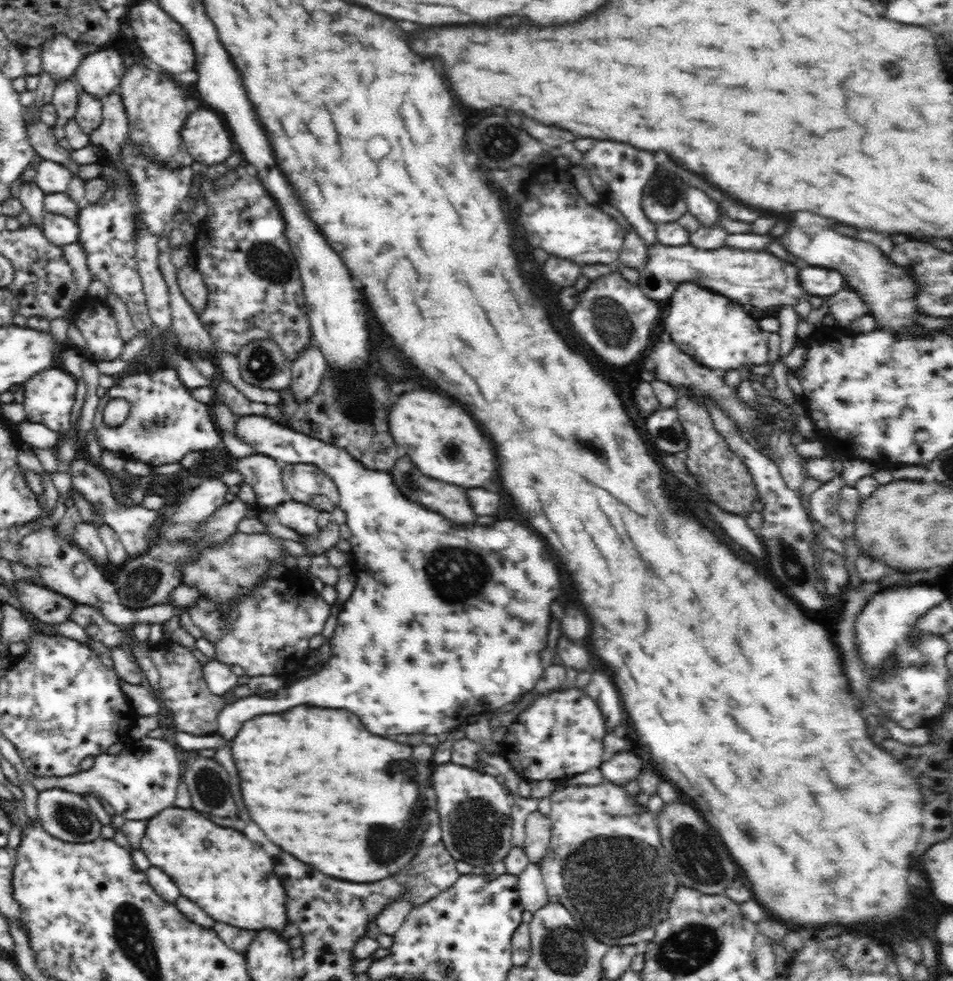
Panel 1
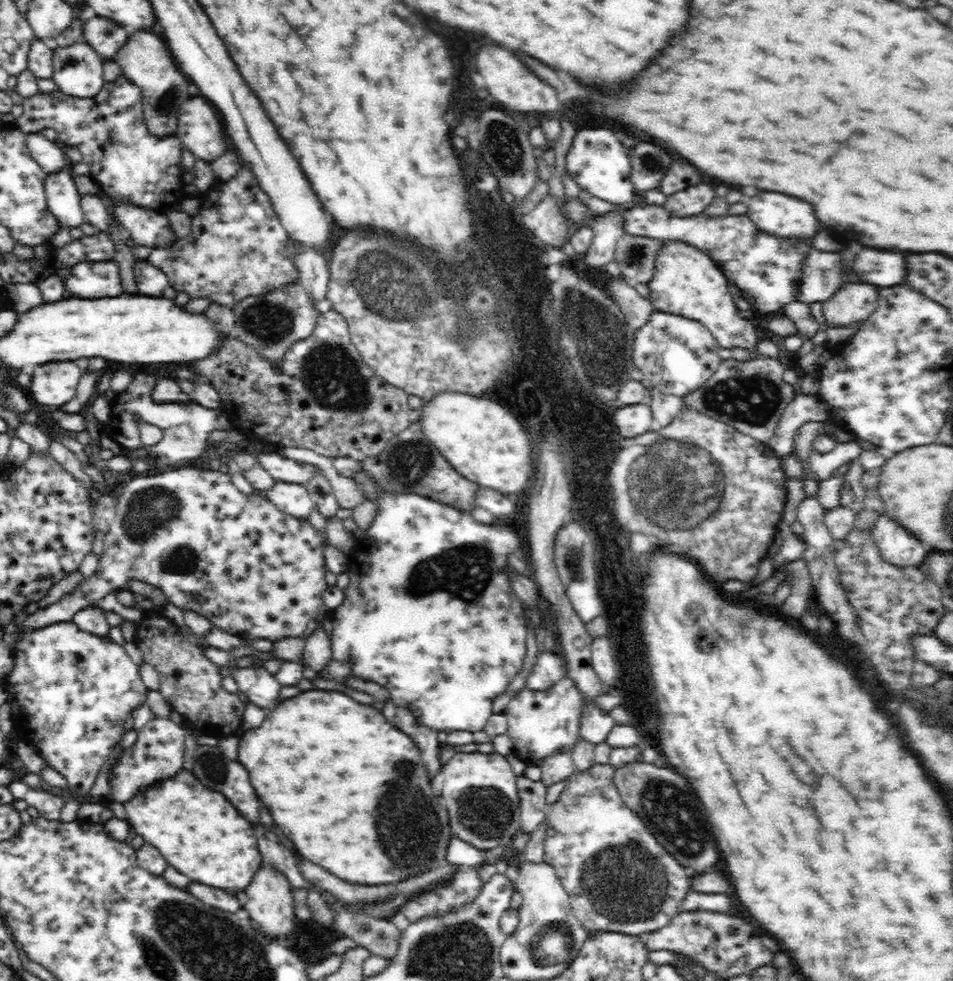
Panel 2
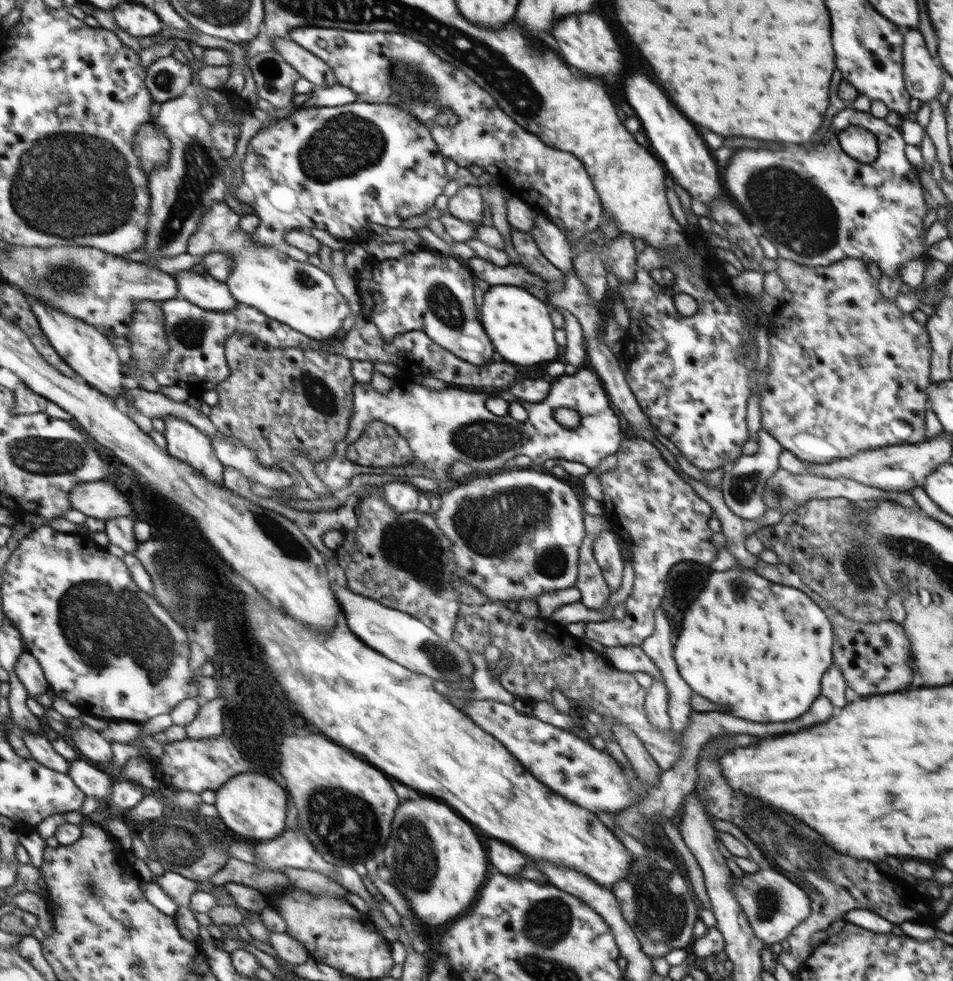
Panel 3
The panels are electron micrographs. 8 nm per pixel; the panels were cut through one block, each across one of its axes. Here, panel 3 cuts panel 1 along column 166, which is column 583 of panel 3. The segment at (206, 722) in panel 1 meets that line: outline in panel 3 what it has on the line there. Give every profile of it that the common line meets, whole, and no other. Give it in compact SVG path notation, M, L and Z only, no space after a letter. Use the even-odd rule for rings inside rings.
M456 580L454 587L459 591L460 606L453 639L467 651L480 654L487 650L489 644L498 647L501 656L509 660L509 665L498 678L506 690L532 703L536 700L553 702L552 690L557 688L576 706L598 713L611 726L623 724L629 728L662 772L674 768L682 756L681 732L673 734L670 728L657 730L650 724L644 708L647 689L636 681L634 673L616 670L605 655L596 653L580 638L569 636L564 629L561 629L563 638L554 650L554 640L550 642L545 633L551 624L547 619L540 616L532 619L519 611L510 611L504 602L490 602L465 580Z

